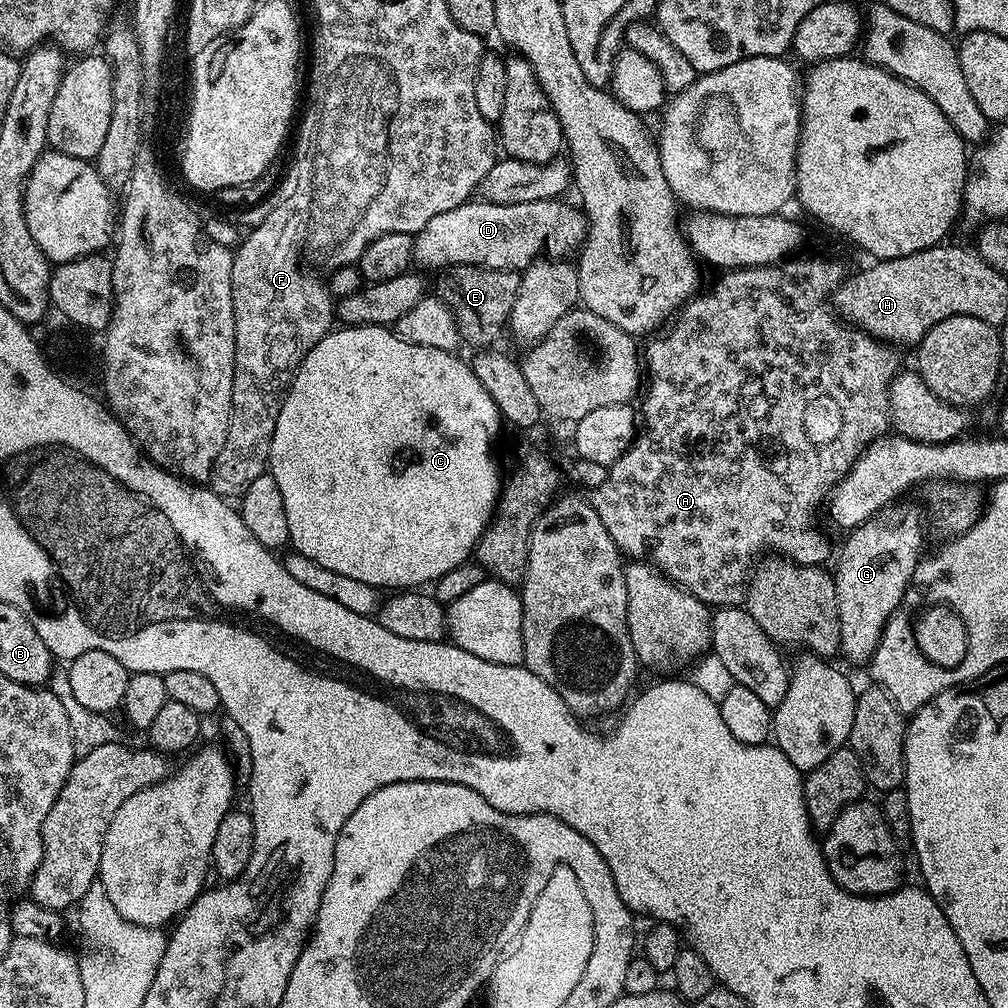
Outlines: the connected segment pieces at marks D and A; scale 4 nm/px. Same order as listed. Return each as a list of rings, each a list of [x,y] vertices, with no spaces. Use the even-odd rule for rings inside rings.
[[[473,198],[468,201],[467,204],[458,206],[454,210],[446,210],[446,214],[437,214],[436,217],[430,218],[430,222],[426,222],[426,226],[422,226],[422,230],[415,233],[412,242],[412,255],[415,263],[421,269],[424,268],[436,268],[435,270],[443,270],[451,266],[451,264],[478,264],[485,268],[503,268],[506,272],[516,272],[517,270],[523,270],[537,259],[541,255],[540,252],[545,248],[547,255],[552,258],[564,258],[569,254],[567,252],[575,253],[577,249],[583,245],[585,236],[588,235],[588,222],[587,219],[579,207],[571,208],[568,204],[563,204],[563,199],[557,198],[555,200],[539,200],[538,202],[518,202],[517,204],[495,204],[494,202],[486,202],[479,198]]]
[[[804,255],[778,264],[725,271],[720,284],[713,288],[705,287],[697,291],[692,299],[684,301],[671,321],[672,328],[661,327],[647,337],[648,345],[642,348],[646,387],[642,392],[644,401],[638,404],[638,420],[642,427],[626,454],[622,454],[622,458],[618,458],[618,462],[608,469],[606,482],[590,492],[592,508],[598,518],[602,518],[610,538],[614,538],[616,547],[625,557],[647,561],[656,571],[713,609],[743,605],[750,573],[758,558],[765,554],[772,553],[796,564],[820,566],[825,563],[823,560],[828,556],[828,540],[818,529],[812,528],[816,524],[816,511],[819,508],[821,511],[836,483],[851,470],[865,448],[869,448],[890,428],[888,388],[902,368],[900,356],[896,353],[899,351],[893,345],[877,340],[869,332],[854,328],[840,319],[831,298],[840,287],[840,281],[845,279],[843,266],[828,256]]]

